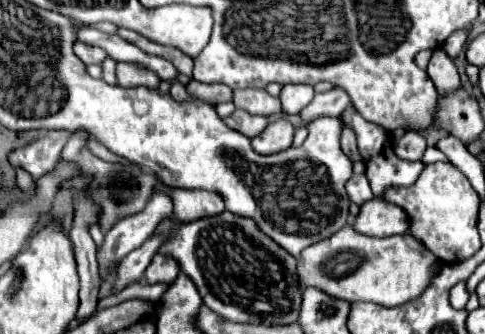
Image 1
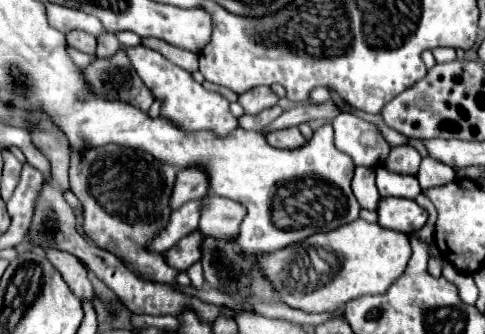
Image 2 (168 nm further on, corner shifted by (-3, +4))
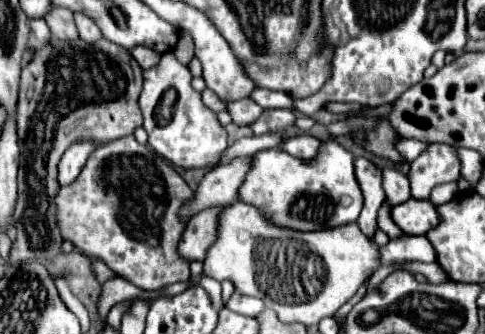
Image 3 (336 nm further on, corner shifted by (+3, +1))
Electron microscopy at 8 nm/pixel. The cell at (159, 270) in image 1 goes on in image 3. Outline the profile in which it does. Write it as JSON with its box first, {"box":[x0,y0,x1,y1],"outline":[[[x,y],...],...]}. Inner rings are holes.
{"box":[180,207,224,261],"outline":[[[208,207],[188,221],[186,231],[180,239],[180,251],[190,261],[204,261],[208,247],[214,245],[218,233],[218,219],[224,207]]]}

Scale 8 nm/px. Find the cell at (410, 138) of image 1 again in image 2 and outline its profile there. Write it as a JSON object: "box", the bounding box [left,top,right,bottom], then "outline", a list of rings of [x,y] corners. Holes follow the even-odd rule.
{"box":[386,144,422,174],"outline":[[[402,144],[402,146],[394,146],[386,158],[386,166],[388,170],[394,172],[402,172],[402,174],[416,174],[418,166],[420,166],[422,156],[418,154],[416,148],[412,148],[410,144]]]}

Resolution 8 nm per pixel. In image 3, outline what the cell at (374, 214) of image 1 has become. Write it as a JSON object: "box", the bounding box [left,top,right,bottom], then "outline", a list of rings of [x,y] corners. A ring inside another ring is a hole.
{"box":[392,199,438,235],"outline":[[[408,199],[402,205],[392,209],[392,221],[406,233],[406,235],[424,235],[430,227],[438,225],[438,211],[436,205],[428,199]]]}

